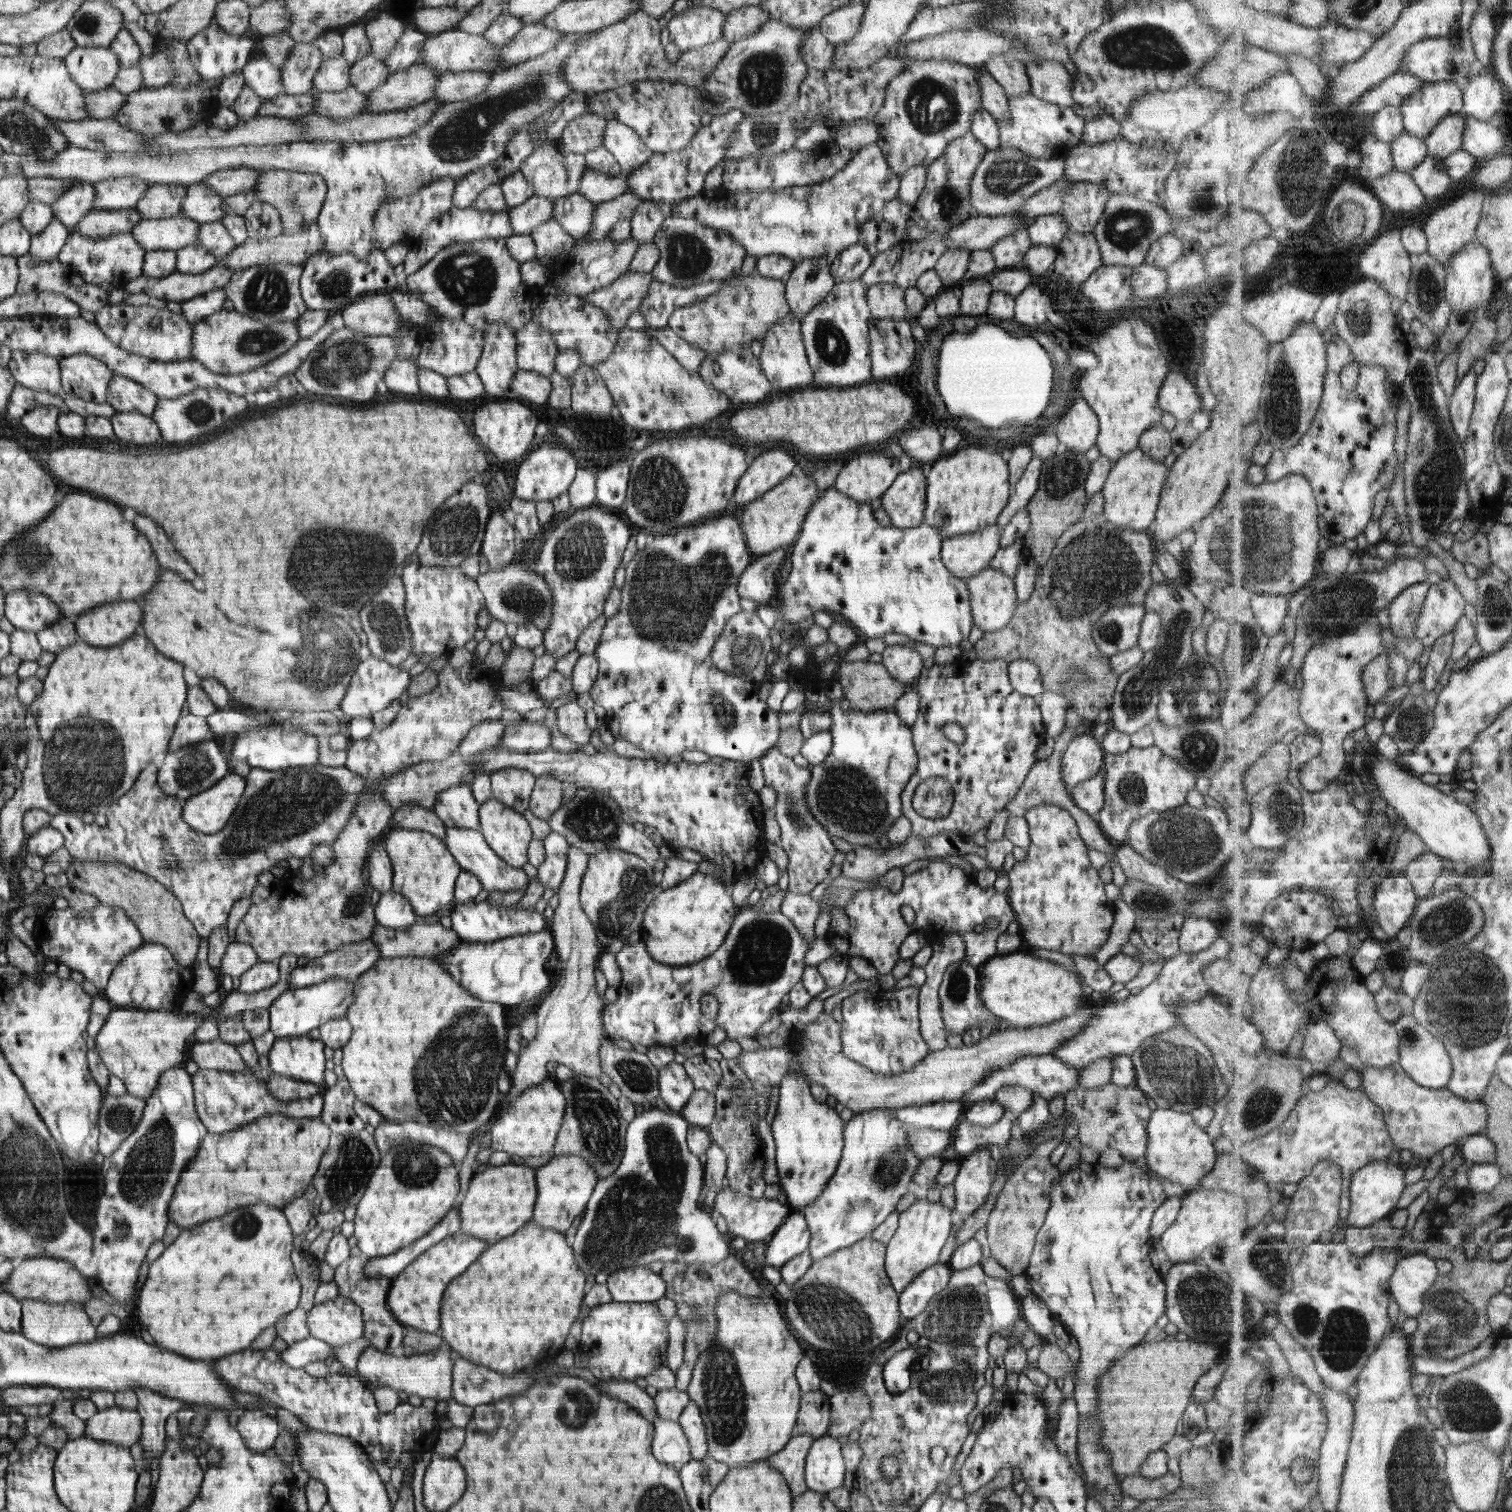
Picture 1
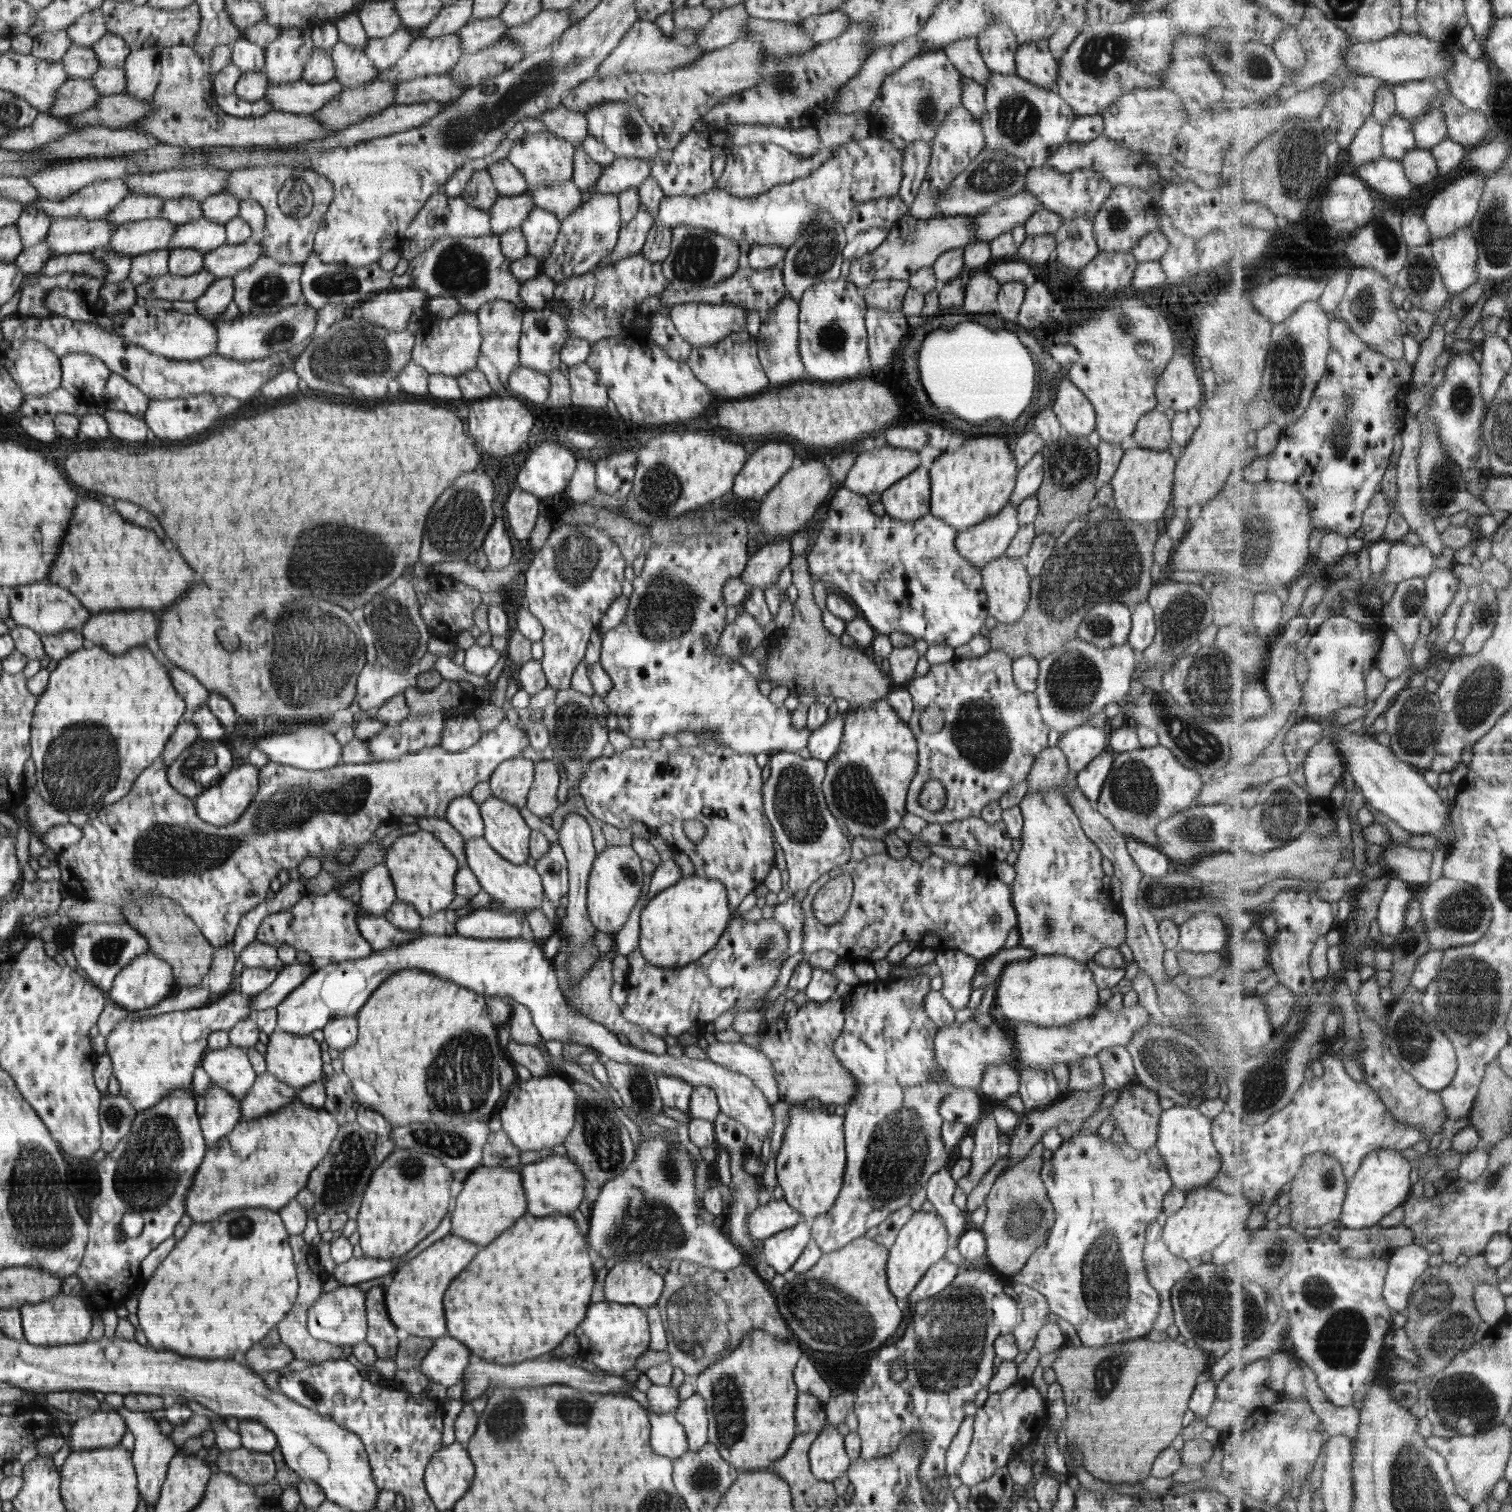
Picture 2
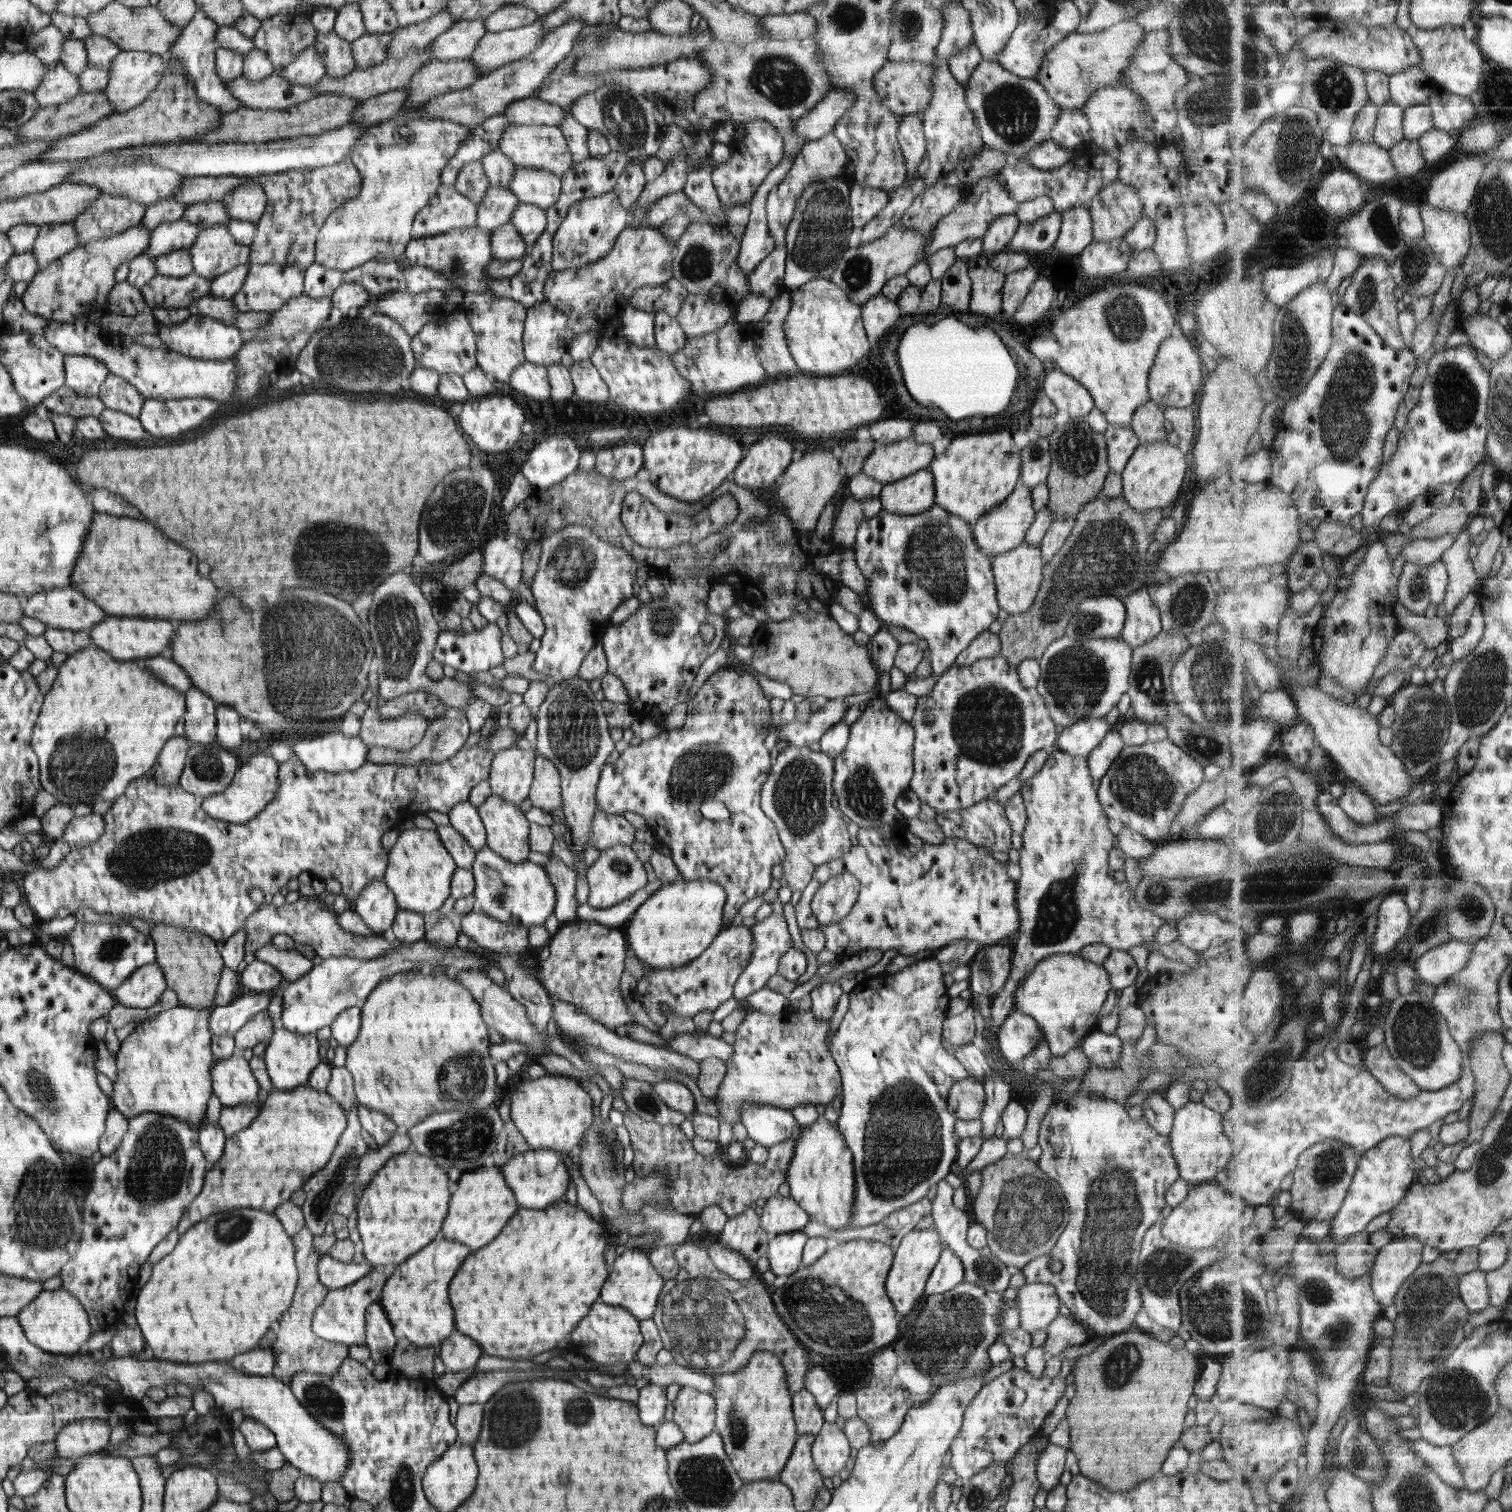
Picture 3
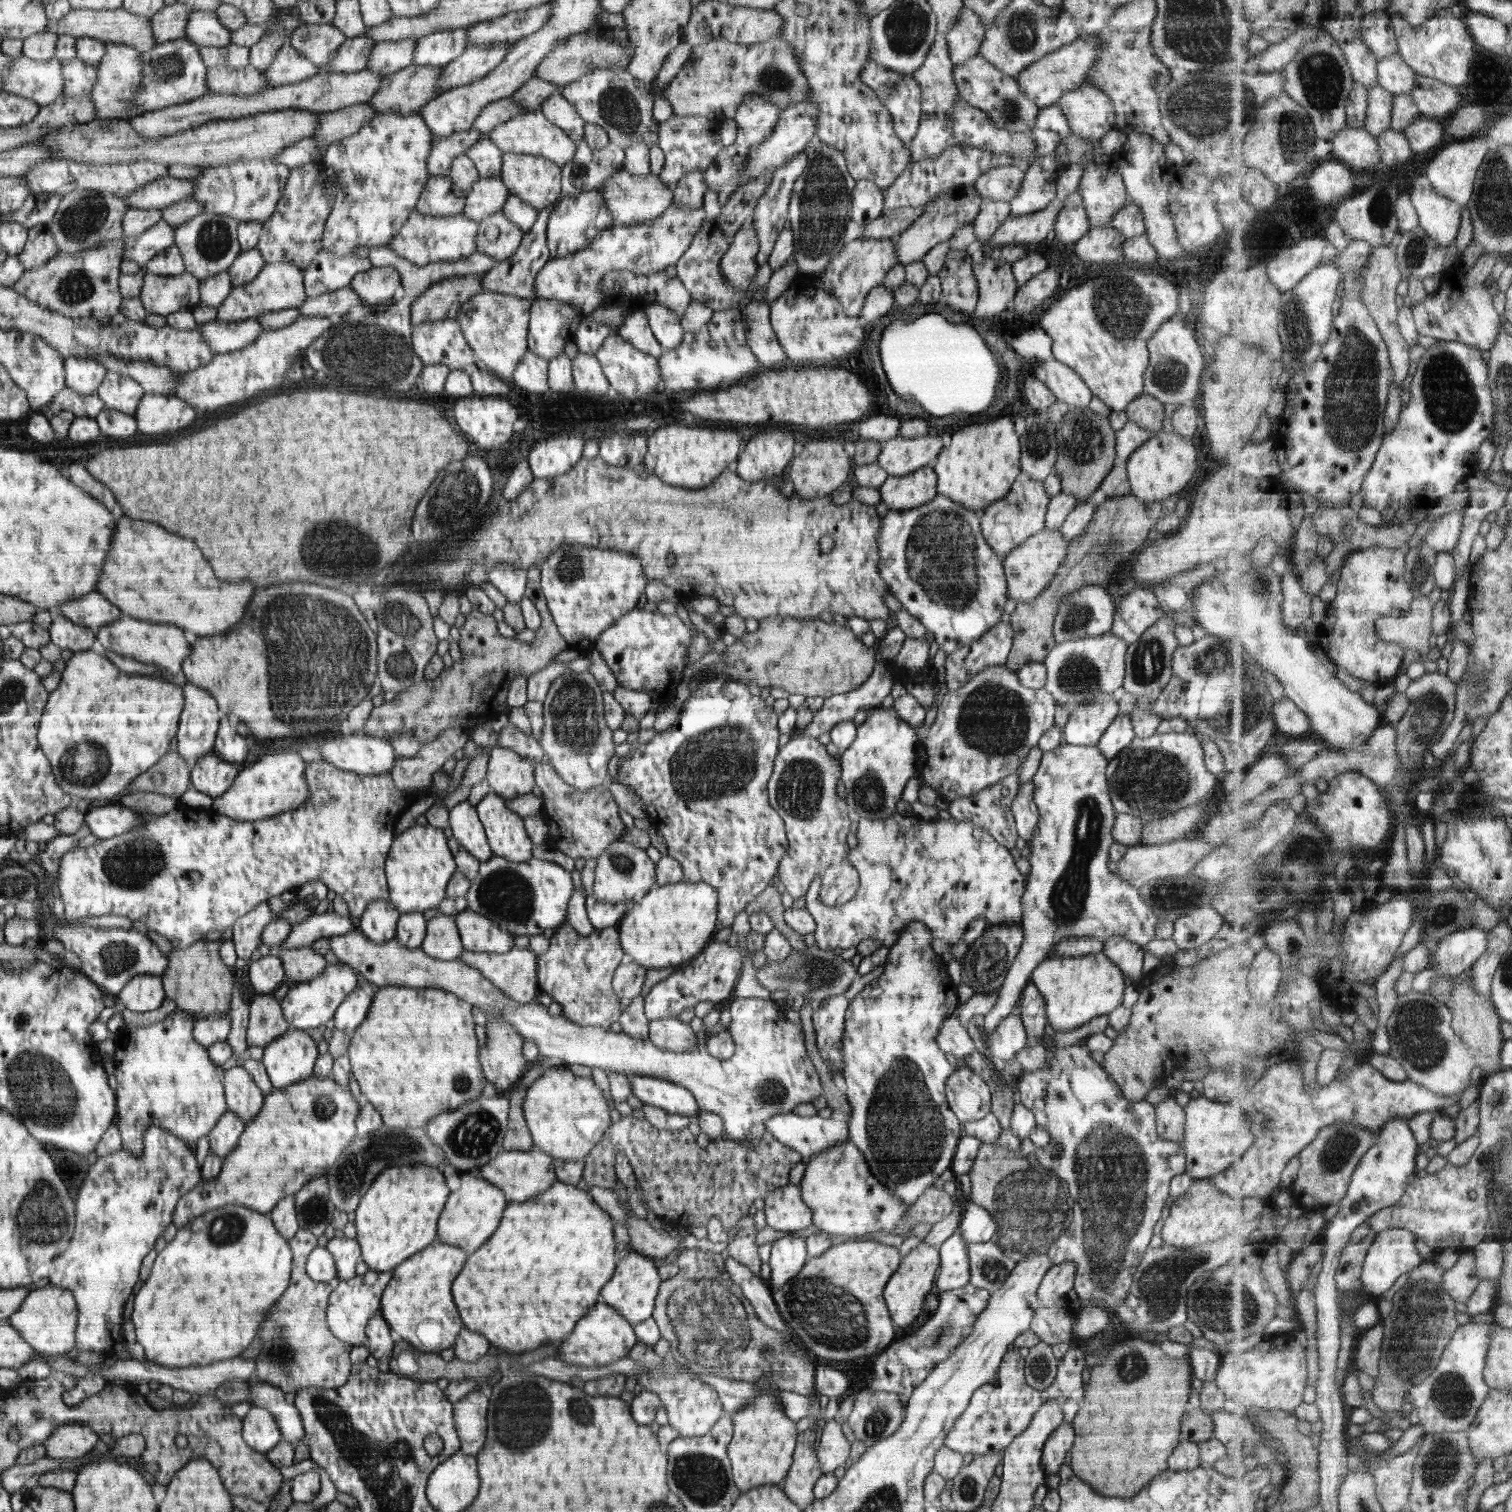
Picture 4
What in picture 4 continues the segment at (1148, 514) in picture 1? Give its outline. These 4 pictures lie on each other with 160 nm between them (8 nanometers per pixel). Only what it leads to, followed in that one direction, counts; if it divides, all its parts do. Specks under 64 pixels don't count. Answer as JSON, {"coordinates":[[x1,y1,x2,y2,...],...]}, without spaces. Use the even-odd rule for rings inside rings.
{"coordinates":[[1173,432,1154,435,1144,445,1129,456,1126,462,1127,480,1131,494,1144,503,1162,501,1169,496,1176,496,1190,482,1198,468,1196,458,1204,452,1202,444,1194,438,1186,438]]}

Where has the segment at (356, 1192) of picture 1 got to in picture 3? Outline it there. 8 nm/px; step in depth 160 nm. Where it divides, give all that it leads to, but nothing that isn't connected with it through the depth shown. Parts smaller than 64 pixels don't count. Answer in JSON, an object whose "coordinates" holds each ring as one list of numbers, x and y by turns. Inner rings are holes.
{"coordinates":[[355,1104,352,1110,347,1113,347,1125,340,1136,340,1140,334,1149,333,1156,324,1165,324,1168,315,1172,304,1184,304,1192,307,1192,306,1200,301,1206,305,1226,317,1238,320,1239,324,1235,324,1228,330,1222,335,1212,335,1206,338,1204,340,1197,349,1188,355,1186,357,1176,357,1168,359,1158,367,1153,367,1144,362,1139,362,1129,357,1113,359,1104]]}

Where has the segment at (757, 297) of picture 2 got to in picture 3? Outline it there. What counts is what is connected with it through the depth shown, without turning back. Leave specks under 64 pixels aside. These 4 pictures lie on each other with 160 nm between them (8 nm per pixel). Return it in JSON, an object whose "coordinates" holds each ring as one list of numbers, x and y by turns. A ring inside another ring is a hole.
{"coordinates":[[785,243,775,245,774,250,747,275,749,292,763,294,772,300,784,293,787,290,783,283,786,257,787,245]]}

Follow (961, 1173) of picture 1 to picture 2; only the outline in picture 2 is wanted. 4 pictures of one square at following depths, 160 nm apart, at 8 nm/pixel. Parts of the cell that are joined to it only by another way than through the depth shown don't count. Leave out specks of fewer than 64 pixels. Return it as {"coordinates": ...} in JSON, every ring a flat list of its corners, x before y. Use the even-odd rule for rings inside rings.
{"coordinates":[[991,1112,973,1126,972,1135,974,1146,969,1157,970,1170,956,1181,957,1186,967,1195,980,1184,980,1180,990,1172,999,1159,1000,1132]]}

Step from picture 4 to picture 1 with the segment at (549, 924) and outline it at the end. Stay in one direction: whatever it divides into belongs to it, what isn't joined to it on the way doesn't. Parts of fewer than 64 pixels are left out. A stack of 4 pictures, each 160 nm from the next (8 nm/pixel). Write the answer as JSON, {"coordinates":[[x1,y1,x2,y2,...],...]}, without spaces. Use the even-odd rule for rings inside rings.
{"coordinates":[[446,827,445,837,447,849,458,862,463,871,474,874,478,878,484,890,502,892,525,892,531,879,522,869,514,869,488,846,486,839,479,829,463,829,458,827]]}

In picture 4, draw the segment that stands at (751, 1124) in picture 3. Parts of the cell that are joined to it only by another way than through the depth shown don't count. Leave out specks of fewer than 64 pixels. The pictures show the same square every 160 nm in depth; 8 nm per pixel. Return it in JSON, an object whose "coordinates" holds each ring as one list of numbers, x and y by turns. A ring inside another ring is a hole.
{"coordinates":[[795,1112,779,1114,765,1120,765,1130,778,1142,801,1154,808,1161,813,1154,850,1142,846,1121,815,1116,802,1117]]}

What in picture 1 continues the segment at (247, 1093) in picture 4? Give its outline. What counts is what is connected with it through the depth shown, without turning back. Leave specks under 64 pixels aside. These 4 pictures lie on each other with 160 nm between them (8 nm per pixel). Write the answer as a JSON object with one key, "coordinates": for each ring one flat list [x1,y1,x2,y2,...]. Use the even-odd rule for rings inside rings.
{"coordinates":[[215,1038,210,1042,195,1039,191,1044,189,1056,196,1062,199,1069,225,1071,250,1069,255,1077,266,1080,270,1076,268,1068,266,1070,262,1068,261,1070,260,1067,250,1067,245,1064,235,1045,222,1042,219,1038]]}

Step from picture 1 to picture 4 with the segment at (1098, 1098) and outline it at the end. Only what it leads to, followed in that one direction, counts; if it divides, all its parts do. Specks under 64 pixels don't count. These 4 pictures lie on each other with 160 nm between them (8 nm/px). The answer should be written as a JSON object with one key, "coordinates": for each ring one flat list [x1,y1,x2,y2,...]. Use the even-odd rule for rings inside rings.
{"coordinates":[[1173,1095,1155,1106,1155,1125,1158,1136,1172,1142,1182,1143,1185,1112]]}

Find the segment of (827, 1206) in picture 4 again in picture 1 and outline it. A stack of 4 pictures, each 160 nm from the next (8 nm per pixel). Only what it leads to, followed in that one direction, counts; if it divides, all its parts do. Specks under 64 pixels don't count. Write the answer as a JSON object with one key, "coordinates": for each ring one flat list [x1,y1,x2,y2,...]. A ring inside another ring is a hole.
{"coordinates":[[790,1073,778,1084,778,1104,776,1114,772,1120,771,1131,776,1143,776,1164,780,1177,780,1187,787,1196,787,1205,795,1212,802,1212,807,1204,824,1190,826,1183,839,1165,843,1151,843,1129,845,1124,835,1109,826,1103,816,1101,811,1093,811,1085,802,1073]]}

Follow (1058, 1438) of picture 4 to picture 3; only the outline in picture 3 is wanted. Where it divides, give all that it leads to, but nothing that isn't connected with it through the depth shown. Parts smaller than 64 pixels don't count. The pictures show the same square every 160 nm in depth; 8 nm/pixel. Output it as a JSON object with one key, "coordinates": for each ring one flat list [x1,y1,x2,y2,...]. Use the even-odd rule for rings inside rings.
{"coordinates":[[1049,1443,1041,1457,1038,1458,1037,1480,1040,1482,1040,1487,1047,1493,1060,1483,1060,1477,1067,1465,1067,1454,1067,1448]]}

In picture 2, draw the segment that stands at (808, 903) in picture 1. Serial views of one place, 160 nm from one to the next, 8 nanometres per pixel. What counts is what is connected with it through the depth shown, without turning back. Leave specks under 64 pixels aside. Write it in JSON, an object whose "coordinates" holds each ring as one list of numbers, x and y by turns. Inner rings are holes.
{"coordinates":[[790,896,784,904,777,904,774,908,774,920,786,930,785,955,787,958,802,950,802,925,804,917,800,900]]}

